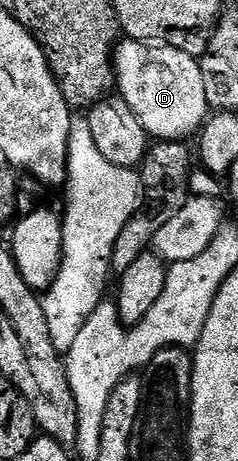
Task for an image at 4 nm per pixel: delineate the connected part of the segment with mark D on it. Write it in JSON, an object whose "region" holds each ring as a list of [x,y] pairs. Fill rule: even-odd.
{"region":[[[125,38],[114,52],[114,83],[120,98],[134,109],[134,117],[153,140],[187,140],[187,135],[195,136],[209,118],[199,58],[182,53],[182,49]]]}

